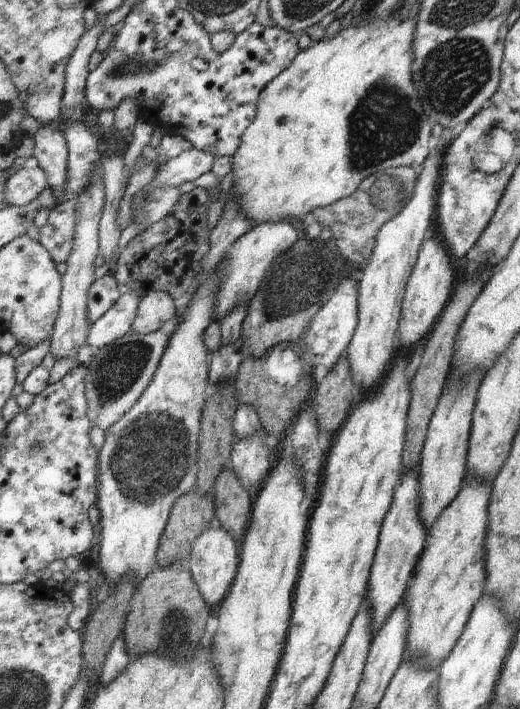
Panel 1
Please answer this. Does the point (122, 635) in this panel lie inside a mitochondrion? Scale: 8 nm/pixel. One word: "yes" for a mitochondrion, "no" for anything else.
no

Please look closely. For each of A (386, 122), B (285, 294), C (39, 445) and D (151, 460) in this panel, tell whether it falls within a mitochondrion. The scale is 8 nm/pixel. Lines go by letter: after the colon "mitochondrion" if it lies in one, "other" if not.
A: mitochondrion
B: mitochondrion
C: mitochondrion
D: mitochondrion

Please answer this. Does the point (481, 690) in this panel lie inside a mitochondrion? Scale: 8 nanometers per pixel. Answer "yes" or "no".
no

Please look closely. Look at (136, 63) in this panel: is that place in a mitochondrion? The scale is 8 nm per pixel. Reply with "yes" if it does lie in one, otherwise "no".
yes

